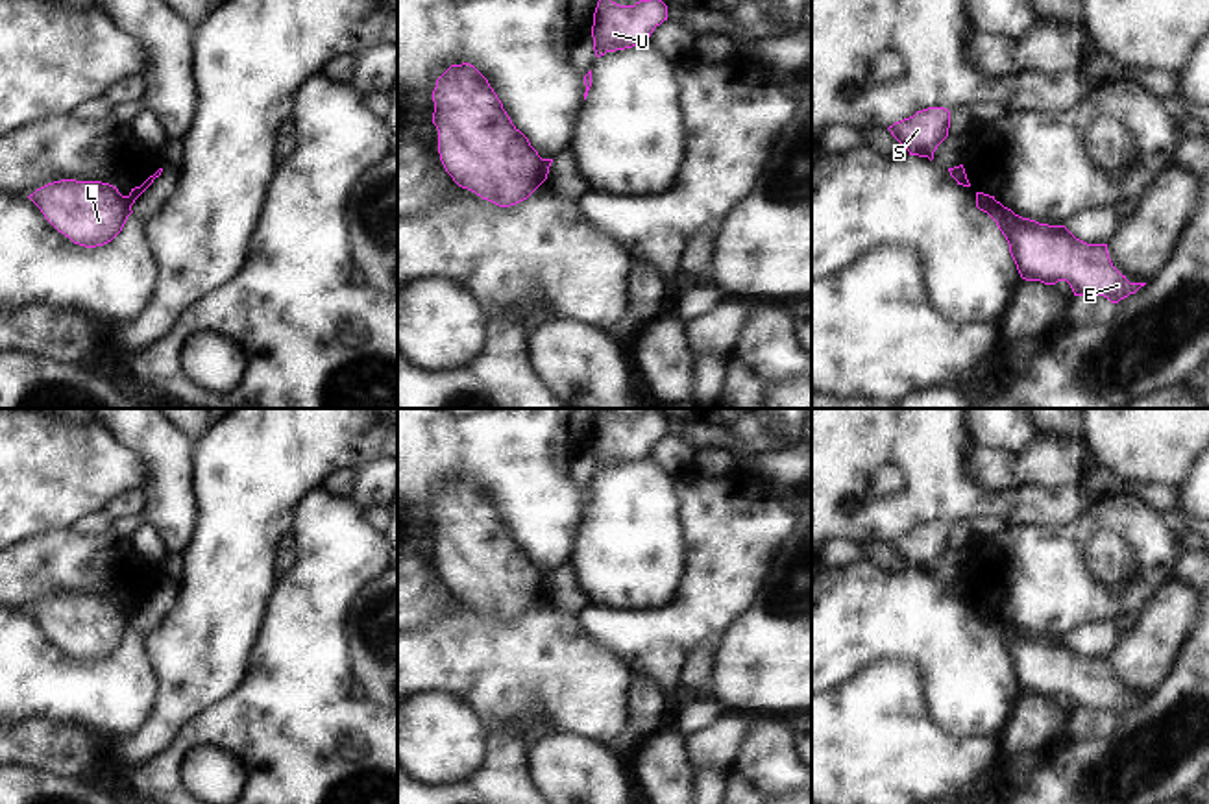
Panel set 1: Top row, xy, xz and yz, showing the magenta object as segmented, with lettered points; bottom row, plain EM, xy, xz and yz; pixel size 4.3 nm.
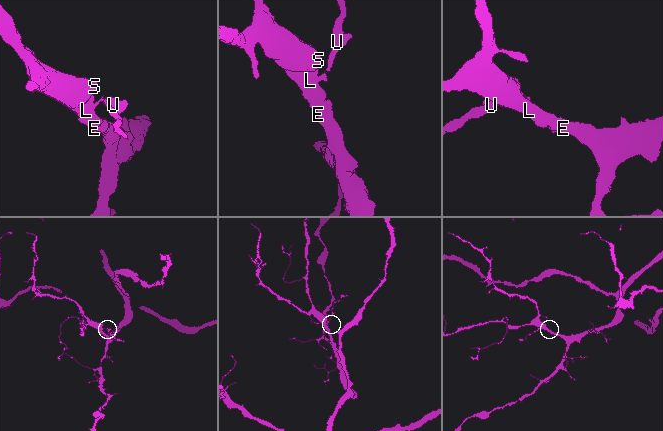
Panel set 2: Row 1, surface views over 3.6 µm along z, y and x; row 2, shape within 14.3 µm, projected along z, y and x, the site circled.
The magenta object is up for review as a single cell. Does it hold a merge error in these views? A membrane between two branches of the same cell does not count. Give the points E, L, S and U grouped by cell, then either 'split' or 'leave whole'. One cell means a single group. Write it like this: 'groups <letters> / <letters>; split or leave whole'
groups E L S / U; split

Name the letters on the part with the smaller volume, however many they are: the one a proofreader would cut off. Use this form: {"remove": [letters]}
{"remove": ["U"]}

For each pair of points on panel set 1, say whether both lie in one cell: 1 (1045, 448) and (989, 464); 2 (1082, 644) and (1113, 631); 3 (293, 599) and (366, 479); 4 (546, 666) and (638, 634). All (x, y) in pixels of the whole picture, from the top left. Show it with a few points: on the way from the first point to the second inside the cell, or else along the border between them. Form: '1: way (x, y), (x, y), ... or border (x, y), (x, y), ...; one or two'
1: way (1032, 461), (1028, 464), (1002, 464); one
2: way (1089, 642), (1100, 640), (1106, 634); one
3: border (352, 496), (361, 507); two
4: border (579, 614), (581, 621), (612, 647), (636, 675); two

